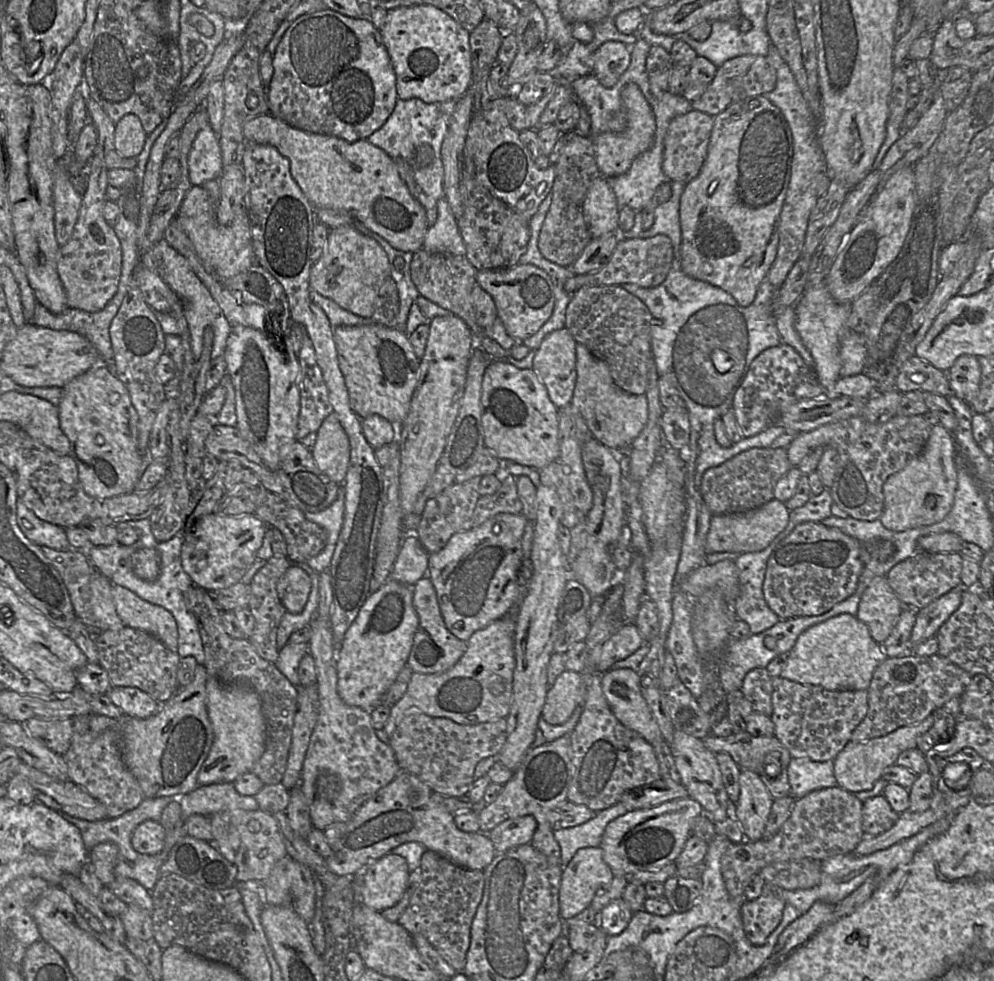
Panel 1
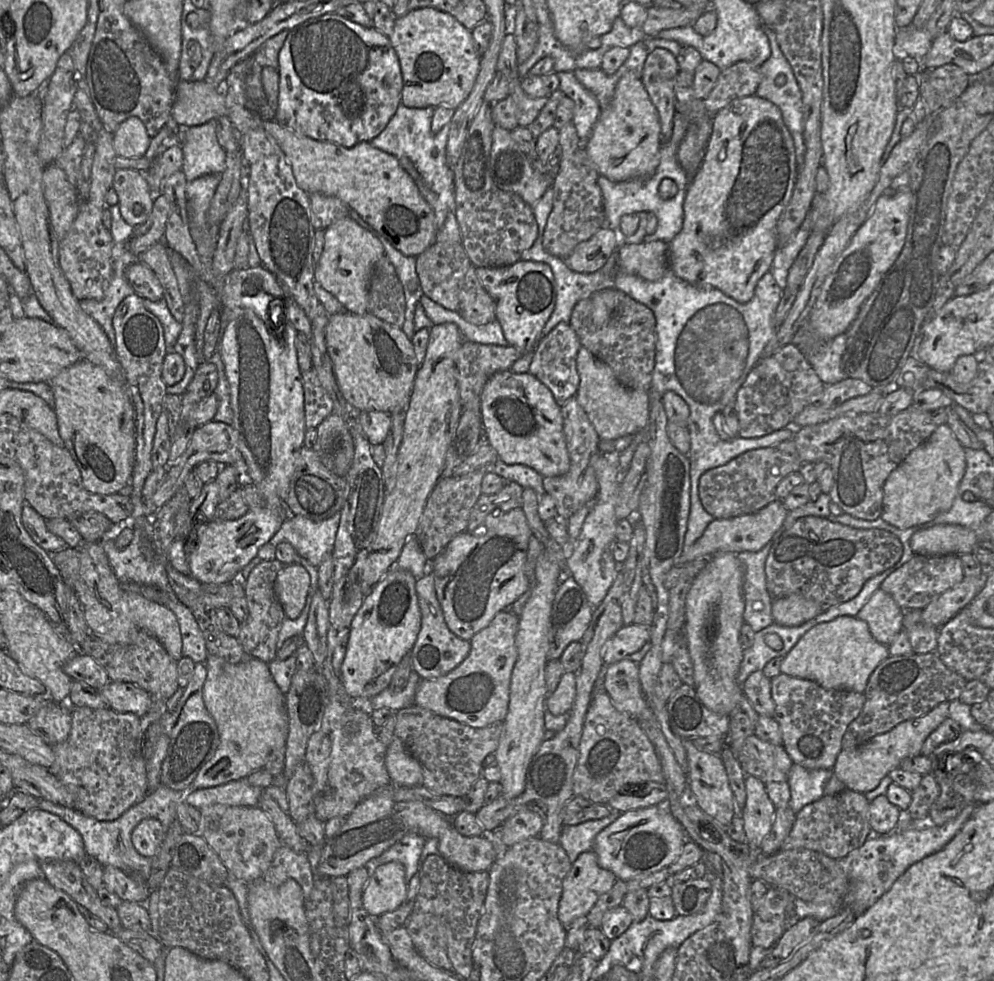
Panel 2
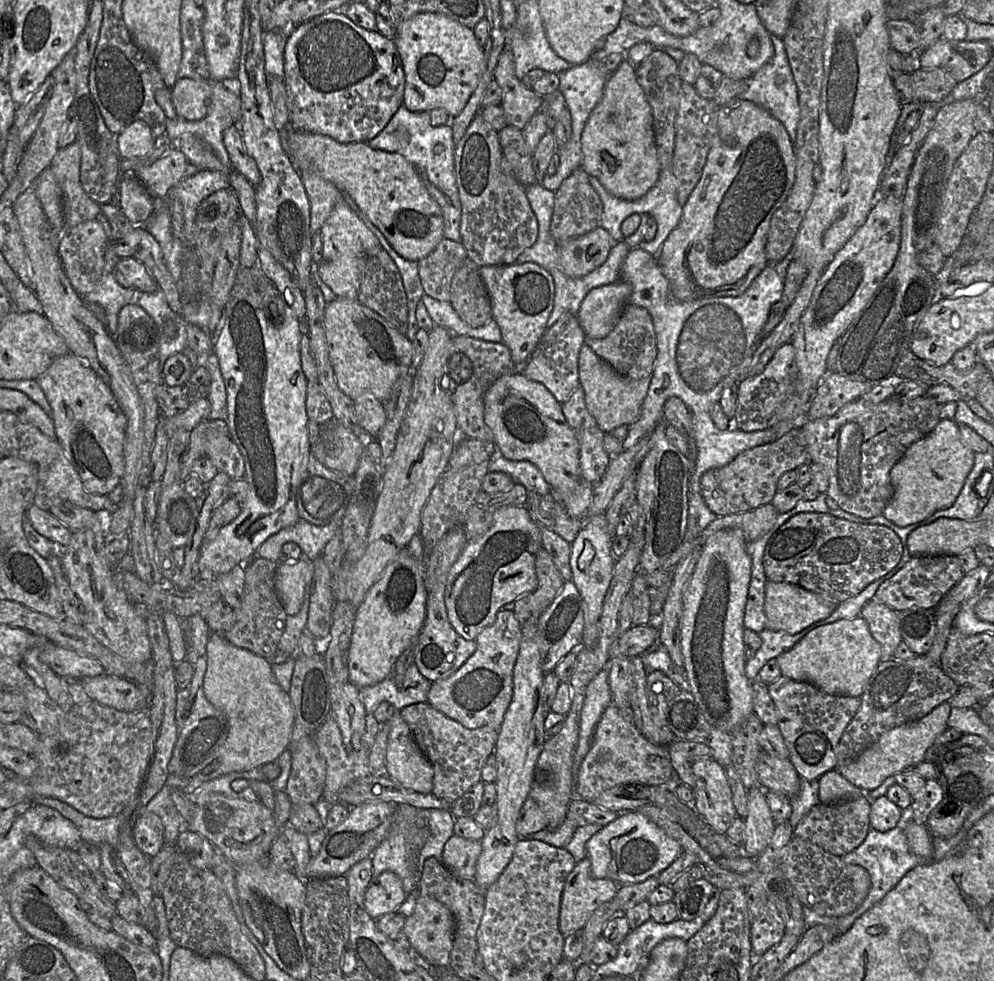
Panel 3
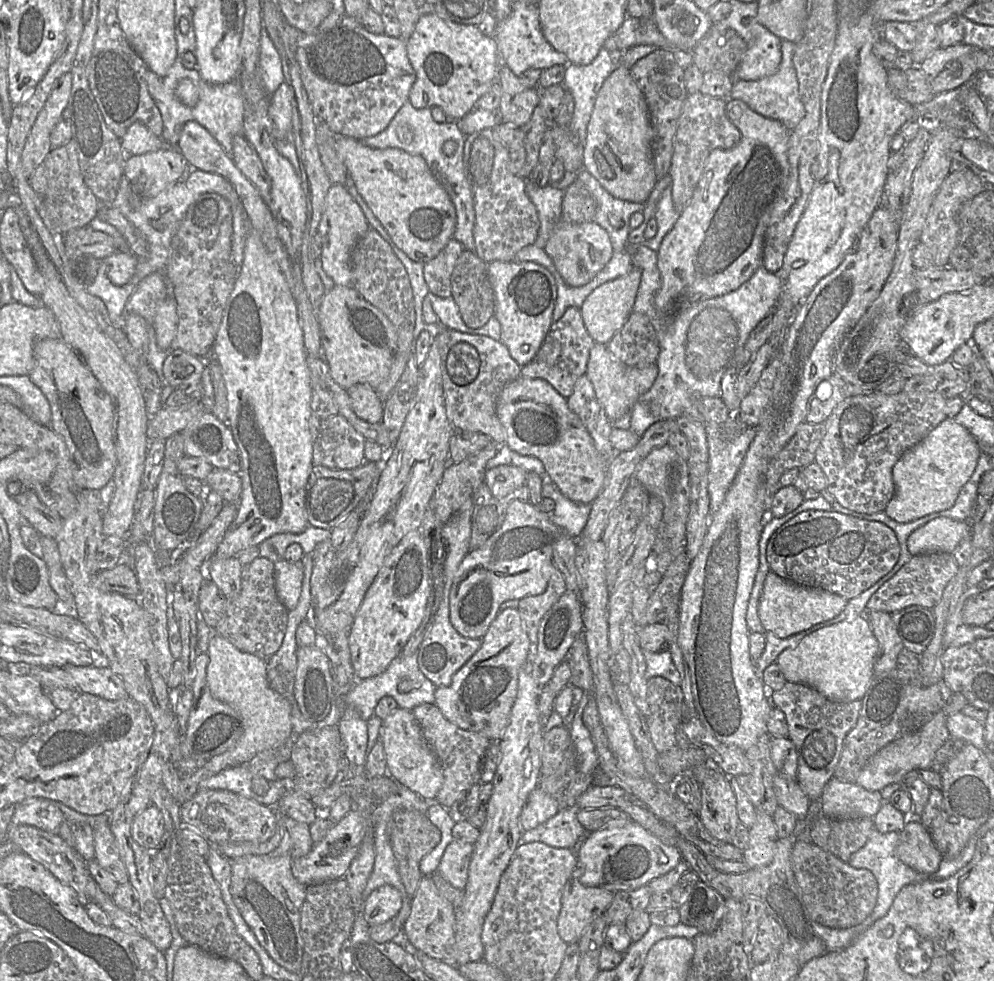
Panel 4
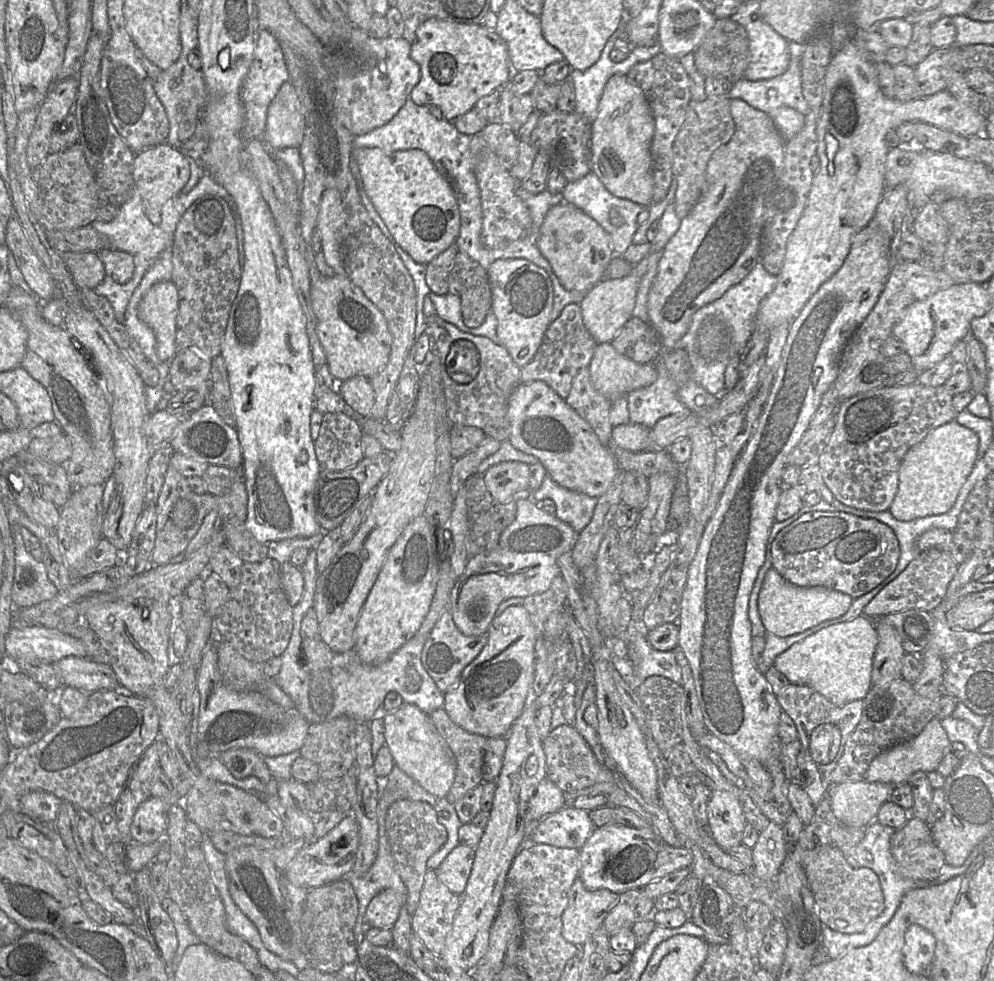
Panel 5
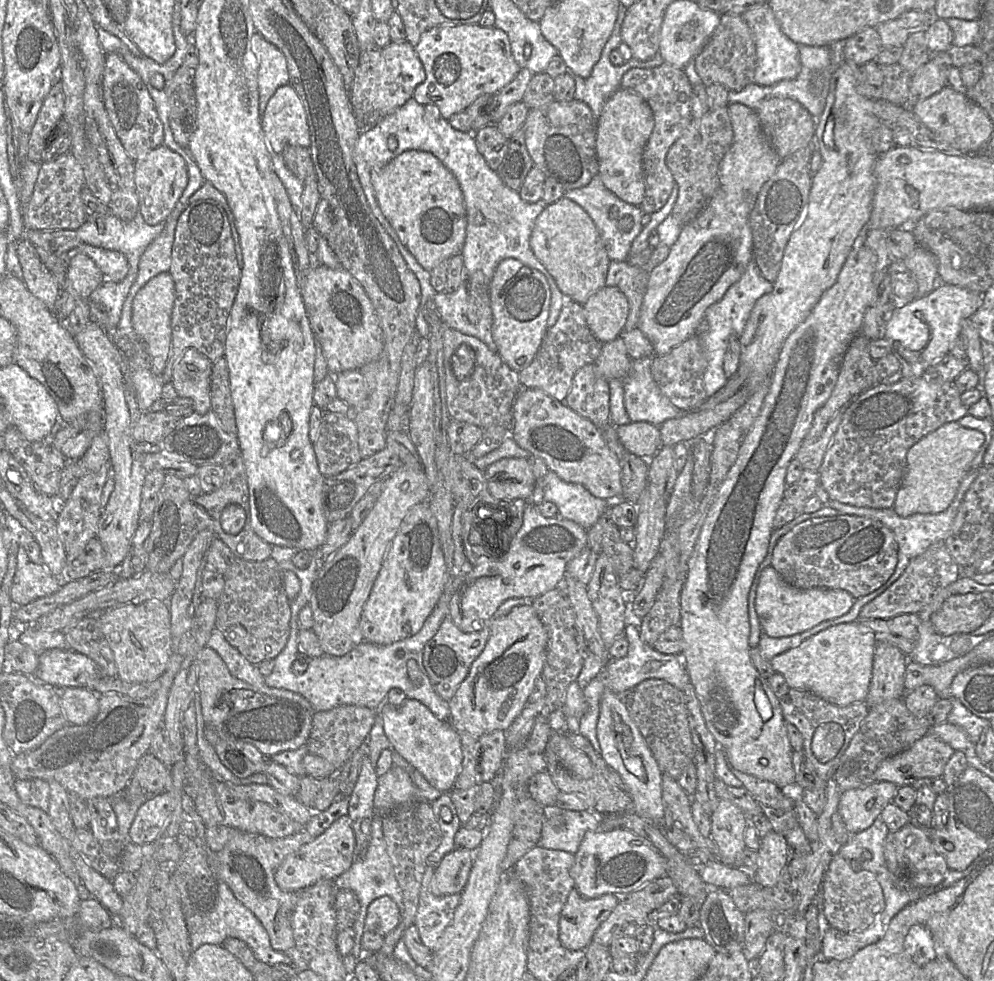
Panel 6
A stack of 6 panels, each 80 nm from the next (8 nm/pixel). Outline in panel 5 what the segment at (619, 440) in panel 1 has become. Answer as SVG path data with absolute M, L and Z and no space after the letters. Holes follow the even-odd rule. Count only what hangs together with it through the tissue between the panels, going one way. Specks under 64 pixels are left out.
M611 343L597 344L589 371L596 391L611 402L658 378L655 364L637 364L618 353Z

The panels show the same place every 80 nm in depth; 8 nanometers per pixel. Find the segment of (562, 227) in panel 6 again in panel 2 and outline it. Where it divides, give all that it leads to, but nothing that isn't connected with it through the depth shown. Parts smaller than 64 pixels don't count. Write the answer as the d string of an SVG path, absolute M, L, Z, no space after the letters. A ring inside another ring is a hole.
M604 226L590 239L579 243L565 259L567 266L577 273L593 273L601 269L621 243L621 235Z

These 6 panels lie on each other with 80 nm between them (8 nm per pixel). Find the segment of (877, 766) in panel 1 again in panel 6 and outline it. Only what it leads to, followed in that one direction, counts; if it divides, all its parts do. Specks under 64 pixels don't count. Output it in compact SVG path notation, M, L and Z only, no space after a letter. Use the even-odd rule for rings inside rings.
M926 734L908 749L882 761L874 772L874 780L892 782L901 787L909 786L920 778L941 778L944 767L953 753L953 748L943 740L932 734Z

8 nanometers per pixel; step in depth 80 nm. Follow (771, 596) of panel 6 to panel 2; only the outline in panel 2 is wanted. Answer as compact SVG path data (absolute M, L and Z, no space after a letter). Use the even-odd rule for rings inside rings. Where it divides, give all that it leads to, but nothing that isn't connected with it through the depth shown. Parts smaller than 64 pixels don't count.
M797 594L773 599L771 611L774 623L787 627L802 625L824 612L816 602Z

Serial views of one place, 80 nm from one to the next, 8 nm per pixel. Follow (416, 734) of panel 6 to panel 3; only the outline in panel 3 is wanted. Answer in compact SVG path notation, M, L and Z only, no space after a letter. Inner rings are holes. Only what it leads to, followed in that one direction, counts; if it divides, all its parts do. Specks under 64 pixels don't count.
M396 710L385 724L389 730L386 775L408 790L423 794L432 793L433 767L417 746L400 712Z

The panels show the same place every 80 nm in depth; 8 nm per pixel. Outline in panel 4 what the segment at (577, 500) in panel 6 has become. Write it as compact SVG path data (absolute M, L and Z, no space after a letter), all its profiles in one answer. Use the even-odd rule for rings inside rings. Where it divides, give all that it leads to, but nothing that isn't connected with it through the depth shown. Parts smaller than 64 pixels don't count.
M548 480L543 485L541 496L542 499L550 498L555 502L555 509L549 515L560 532L572 539L579 539L589 518L590 504L571 501Z

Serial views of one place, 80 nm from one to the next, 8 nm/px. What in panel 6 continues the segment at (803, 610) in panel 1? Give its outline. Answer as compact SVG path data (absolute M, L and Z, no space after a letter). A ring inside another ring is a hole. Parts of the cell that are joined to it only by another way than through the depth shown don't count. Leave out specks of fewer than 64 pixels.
M839 514L811 518L794 526L778 540L773 550L771 566L787 584L795 588L841 589L858 599L886 583L897 562L898 544L887 526L875 519Z

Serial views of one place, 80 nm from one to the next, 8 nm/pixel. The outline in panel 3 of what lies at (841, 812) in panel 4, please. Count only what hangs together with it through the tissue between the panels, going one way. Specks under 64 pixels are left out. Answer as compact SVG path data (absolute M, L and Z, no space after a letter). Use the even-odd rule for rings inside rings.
M831 770L819 779L819 802L833 804L867 795L866 792L851 784L838 770Z

